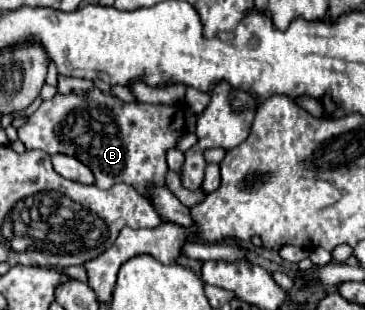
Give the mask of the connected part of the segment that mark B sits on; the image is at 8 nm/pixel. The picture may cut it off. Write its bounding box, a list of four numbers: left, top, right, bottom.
[17,88,185,202]

